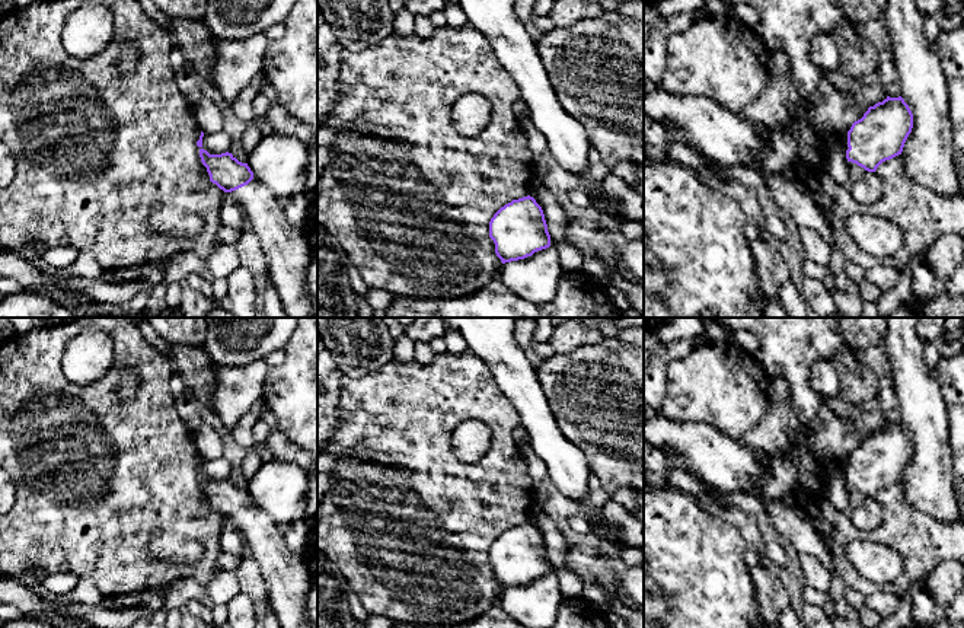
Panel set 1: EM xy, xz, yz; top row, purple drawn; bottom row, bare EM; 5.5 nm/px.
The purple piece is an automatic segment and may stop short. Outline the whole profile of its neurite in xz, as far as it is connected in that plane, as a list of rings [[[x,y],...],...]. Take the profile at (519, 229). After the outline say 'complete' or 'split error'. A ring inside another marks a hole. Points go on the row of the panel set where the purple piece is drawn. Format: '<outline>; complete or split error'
[[[530,195],[513,200],[494,214],[489,238],[502,264],[524,259],[550,246],[543,210]]]; complete

